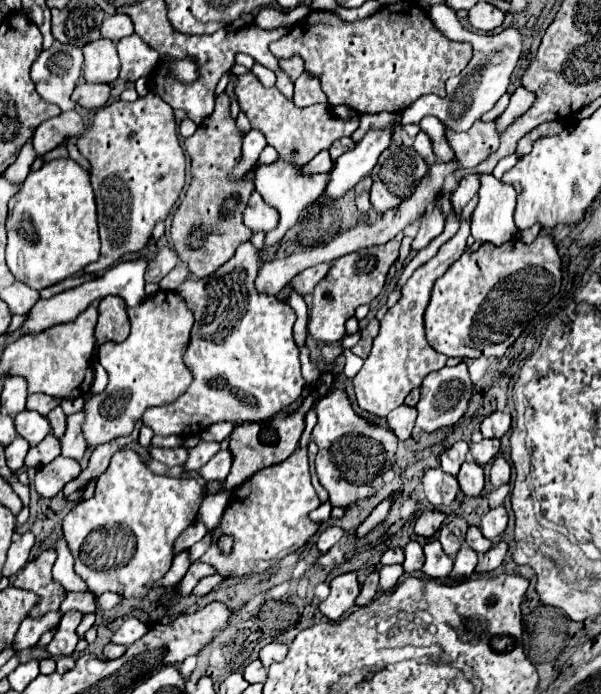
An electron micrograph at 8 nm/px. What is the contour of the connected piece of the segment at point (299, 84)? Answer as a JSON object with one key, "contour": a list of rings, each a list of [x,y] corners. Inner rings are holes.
{"contour":[[[303,72],[303,74],[295,80],[293,102],[295,102],[295,106],[307,107],[311,106],[311,104],[327,102],[327,96],[323,94],[323,90],[321,90],[319,82],[315,80],[315,76],[309,76],[307,72]]]}

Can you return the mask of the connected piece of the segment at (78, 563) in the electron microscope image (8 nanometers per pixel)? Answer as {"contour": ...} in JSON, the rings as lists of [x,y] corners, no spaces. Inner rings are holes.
{"contour":[[[119,450],[109,468],[99,476],[93,496],[73,506],[63,518],[63,536],[75,558],[75,574],[87,582],[95,596],[101,596],[103,592],[117,592],[125,598],[145,598],[149,592],[145,584],[163,578],[171,568],[173,542],[197,518],[203,496],[205,490],[197,480],[157,476],[139,460],[135,452]]]}

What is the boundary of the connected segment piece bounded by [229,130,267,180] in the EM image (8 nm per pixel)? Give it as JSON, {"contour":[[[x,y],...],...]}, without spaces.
{"contour":[[[251,130],[245,138],[243,138],[243,156],[237,162],[237,168],[233,168],[233,172],[229,174],[231,180],[241,180],[241,176],[245,176],[249,172],[249,168],[255,166],[255,160],[259,156],[259,152],[265,148],[265,136],[261,132]]]}

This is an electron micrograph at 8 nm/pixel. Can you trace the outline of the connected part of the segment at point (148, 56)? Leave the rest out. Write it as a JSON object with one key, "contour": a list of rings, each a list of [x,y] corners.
{"contour":[[[137,34],[121,38],[117,42],[117,52],[121,58],[119,78],[125,82],[137,82],[143,76],[149,76],[157,66],[157,52],[149,48]]]}

